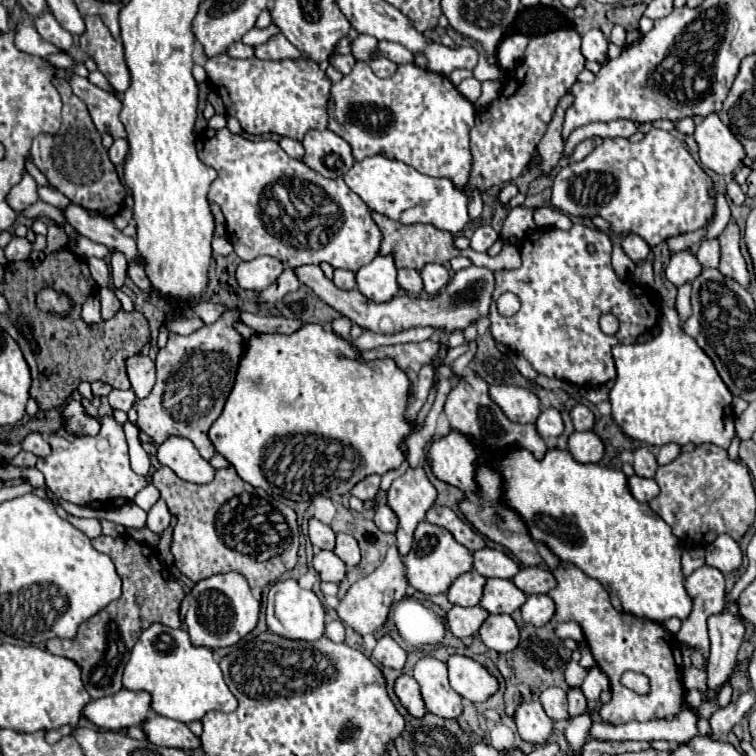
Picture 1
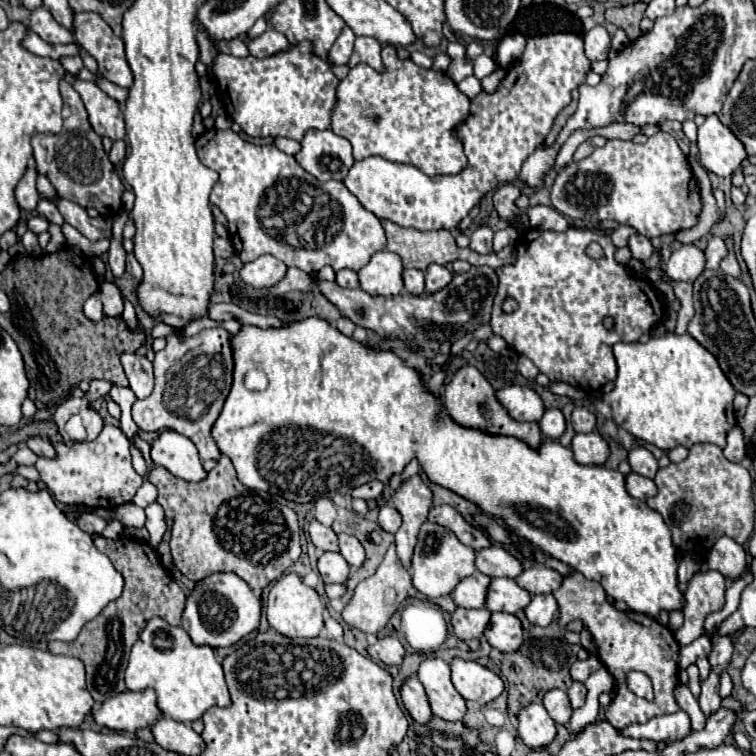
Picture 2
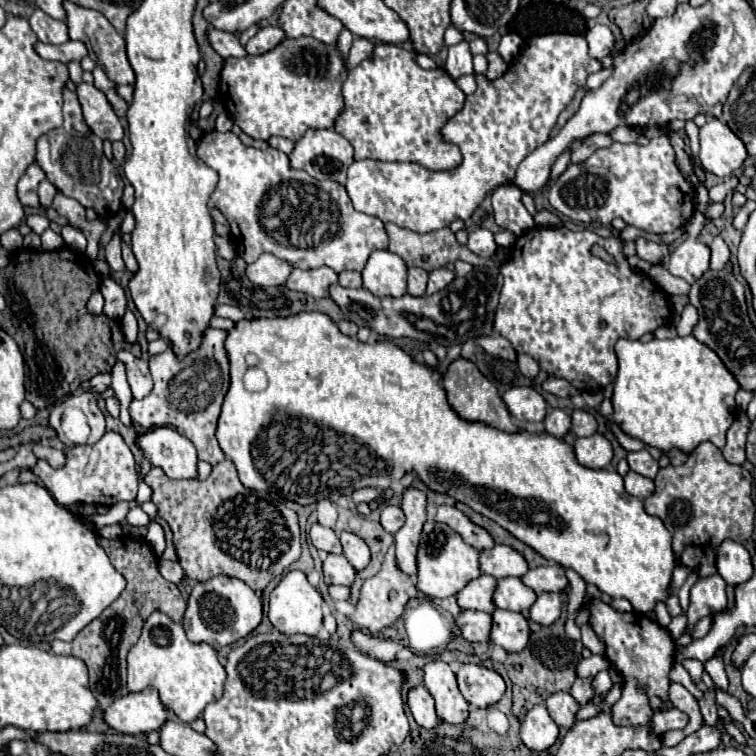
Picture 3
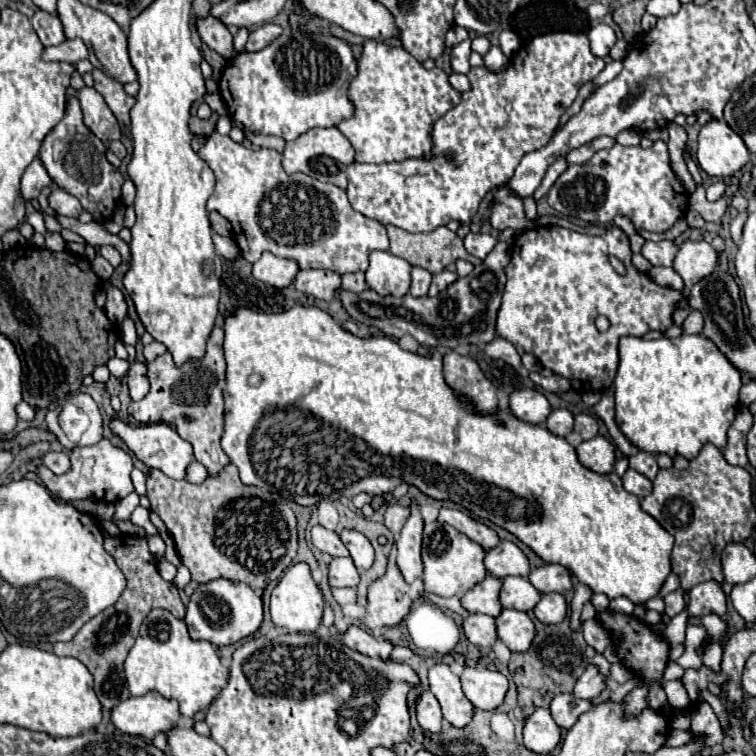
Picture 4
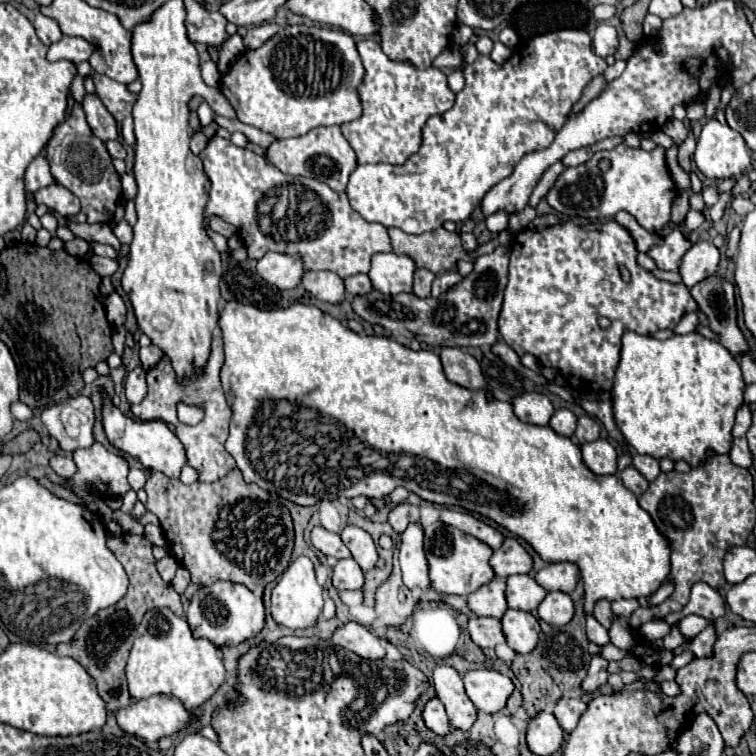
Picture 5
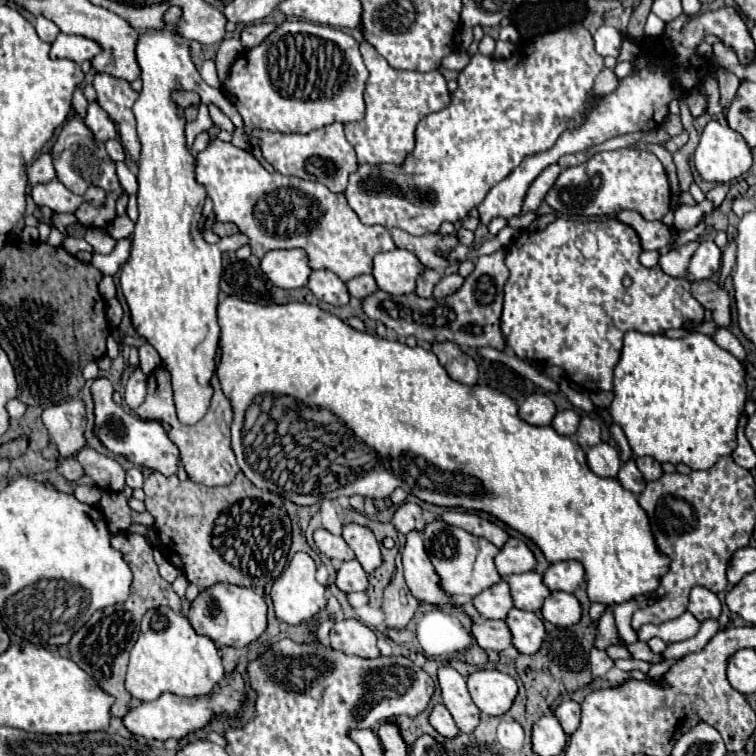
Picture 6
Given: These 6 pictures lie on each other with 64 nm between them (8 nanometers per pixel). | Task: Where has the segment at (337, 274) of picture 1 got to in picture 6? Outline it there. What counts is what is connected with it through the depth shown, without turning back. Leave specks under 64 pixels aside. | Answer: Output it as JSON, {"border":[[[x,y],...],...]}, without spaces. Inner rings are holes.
{"border":[[[356,276],[348,282],[350,296],[360,298],[360,300],[364,300],[368,294],[374,294],[376,290],[378,290],[378,286],[376,286],[376,280],[372,276]]]}

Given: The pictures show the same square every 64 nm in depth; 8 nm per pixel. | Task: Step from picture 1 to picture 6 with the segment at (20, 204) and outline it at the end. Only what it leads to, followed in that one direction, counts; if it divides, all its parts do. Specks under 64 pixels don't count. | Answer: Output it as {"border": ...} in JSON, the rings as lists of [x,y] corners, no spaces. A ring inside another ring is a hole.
{"border":[[[44,152],[36,158],[36,162],[28,168],[28,182],[34,186],[34,184],[40,184],[40,182],[48,182],[56,176],[56,170],[54,170],[54,164],[52,164],[52,154],[50,152]]]}

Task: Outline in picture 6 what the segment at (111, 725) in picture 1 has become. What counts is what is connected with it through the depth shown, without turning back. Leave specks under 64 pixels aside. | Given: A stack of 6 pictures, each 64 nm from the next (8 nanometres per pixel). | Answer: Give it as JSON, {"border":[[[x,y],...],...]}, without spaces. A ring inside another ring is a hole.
{"border":[[[232,670],[232,672],[224,674],[224,678],[214,686],[214,690],[208,696],[180,698],[174,694],[162,694],[158,700],[144,702],[142,706],[130,710],[122,718],[122,722],[132,734],[142,736],[146,740],[150,740],[150,738],[162,740],[162,742],[168,738],[180,740],[184,736],[196,734],[204,726],[208,726],[214,716],[238,716],[242,712],[242,704],[246,702],[246,694],[248,694],[246,678],[238,670]]]}

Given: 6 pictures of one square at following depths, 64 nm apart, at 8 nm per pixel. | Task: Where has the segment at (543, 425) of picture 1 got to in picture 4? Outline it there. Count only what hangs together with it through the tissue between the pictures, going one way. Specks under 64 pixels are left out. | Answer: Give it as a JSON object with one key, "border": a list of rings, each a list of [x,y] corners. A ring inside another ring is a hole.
{"border":[[[552,410],[546,420],[546,428],[556,436],[568,436],[574,428],[574,416],[570,410]]]}

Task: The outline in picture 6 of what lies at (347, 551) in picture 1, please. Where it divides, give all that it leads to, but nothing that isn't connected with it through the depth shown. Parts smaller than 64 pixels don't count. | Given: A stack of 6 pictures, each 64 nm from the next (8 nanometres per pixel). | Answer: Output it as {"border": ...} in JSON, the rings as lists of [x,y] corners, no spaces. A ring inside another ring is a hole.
{"border":[[[346,524],[342,538],[354,550],[358,562],[364,566],[366,572],[374,572],[376,568],[380,568],[380,562],[382,562],[380,542],[372,534],[372,530],[360,524]]]}

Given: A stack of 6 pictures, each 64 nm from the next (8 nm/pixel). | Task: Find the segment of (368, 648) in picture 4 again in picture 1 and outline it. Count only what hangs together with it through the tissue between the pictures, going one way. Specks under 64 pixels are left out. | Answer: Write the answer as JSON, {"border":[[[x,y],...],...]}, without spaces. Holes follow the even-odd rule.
{"border":[[[382,636],[378,640],[378,646],[374,648],[372,656],[382,662],[388,668],[402,668],[406,664],[406,652],[400,648],[400,644],[390,638],[390,636]]]}

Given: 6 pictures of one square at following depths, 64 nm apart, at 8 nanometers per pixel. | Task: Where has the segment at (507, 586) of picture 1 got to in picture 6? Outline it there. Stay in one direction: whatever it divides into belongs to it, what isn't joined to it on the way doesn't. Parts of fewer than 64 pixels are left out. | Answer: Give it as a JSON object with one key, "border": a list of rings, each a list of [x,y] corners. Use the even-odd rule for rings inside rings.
{"border":[[[536,570],[526,574],[514,574],[512,578],[508,578],[508,584],[514,598],[514,606],[520,610],[532,610],[536,614],[540,614],[544,598],[552,594],[548,586],[544,586],[542,574],[538,574]]]}

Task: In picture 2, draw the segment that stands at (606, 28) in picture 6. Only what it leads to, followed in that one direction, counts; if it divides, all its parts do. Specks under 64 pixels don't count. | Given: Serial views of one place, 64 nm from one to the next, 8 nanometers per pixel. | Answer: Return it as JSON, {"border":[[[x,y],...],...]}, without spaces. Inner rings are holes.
{"border":[[[594,26],[586,36],[584,36],[584,48],[586,56],[596,62],[596,60],[606,60],[608,52],[612,46],[612,36],[604,26]]]}

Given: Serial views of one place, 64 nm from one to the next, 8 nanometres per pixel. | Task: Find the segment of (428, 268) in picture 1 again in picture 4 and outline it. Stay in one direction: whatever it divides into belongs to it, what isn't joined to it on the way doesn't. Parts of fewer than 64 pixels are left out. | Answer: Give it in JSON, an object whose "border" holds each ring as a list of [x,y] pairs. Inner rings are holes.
{"border":[[[444,270],[444,272],[436,274],[436,276],[432,278],[432,286],[430,286],[428,296],[436,296],[440,290],[446,290],[452,282],[456,282],[456,278],[458,278],[458,274],[452,272],[452,270]]]}

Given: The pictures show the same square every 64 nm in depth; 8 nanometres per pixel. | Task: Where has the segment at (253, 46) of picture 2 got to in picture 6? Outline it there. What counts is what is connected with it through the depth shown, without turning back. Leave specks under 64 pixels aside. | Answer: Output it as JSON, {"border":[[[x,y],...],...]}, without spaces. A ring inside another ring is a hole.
{"border":[[[254,22],[254,24],[246,24],[240,32],[240,42],[244,48],[252,48],[258,46],[276,26],[268,24],[268,22]]]}

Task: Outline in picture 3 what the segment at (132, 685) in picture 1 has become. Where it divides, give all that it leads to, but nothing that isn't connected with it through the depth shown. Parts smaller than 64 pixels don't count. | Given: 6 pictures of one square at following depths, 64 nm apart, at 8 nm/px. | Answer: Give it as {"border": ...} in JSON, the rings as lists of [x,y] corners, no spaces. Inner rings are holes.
{"border":[[[158,610],[144,622],[138,642],[128,652],[128,690],[156,688],[166,708],[184,722],[196,720],[210,702],[218,700],[224,692],[224,682],[226,670],[218,662],[216,650],[204,642],[190,642],[184,626]]]}

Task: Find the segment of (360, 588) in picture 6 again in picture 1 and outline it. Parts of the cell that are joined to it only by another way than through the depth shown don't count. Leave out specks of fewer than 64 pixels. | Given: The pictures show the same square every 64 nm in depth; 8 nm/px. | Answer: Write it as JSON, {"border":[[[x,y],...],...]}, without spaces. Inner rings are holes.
{"border":[[[328,550],[316,552],[314,568],[324,582],[342,582],[346,576],[344,562],[334,552],[328,552]]]}

